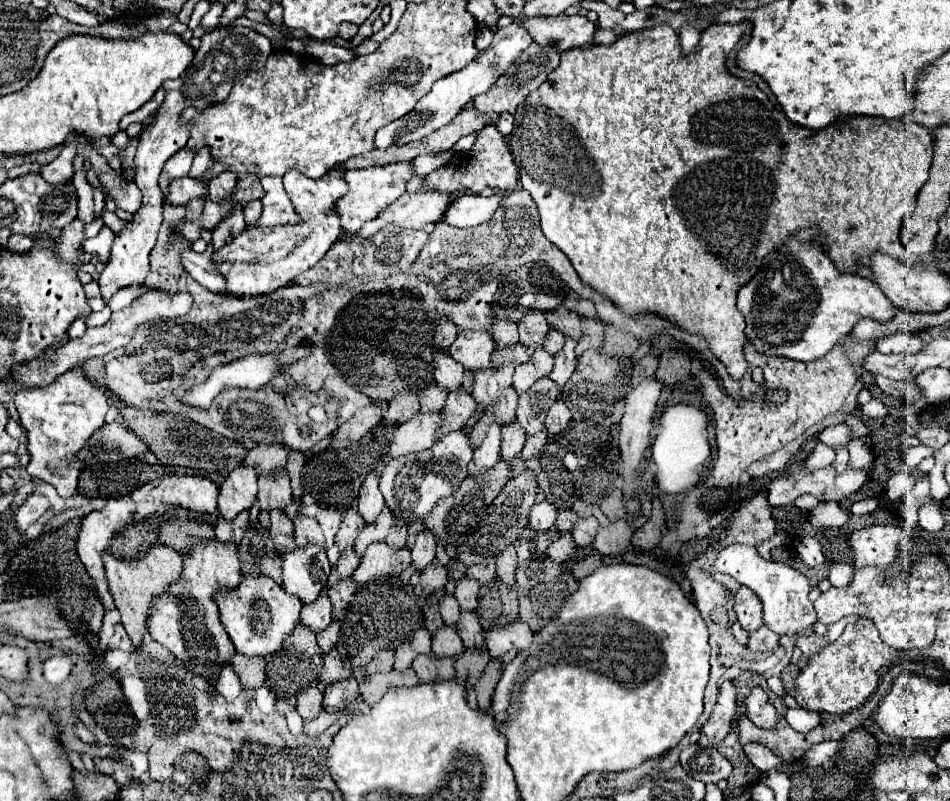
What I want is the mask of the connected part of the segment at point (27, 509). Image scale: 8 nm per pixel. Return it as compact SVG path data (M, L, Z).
M32 494L26 500L26 504L22 508L18 508L18 514L16 514L16 526L18 526L20 534L24 534L26 528L30 524L34 524L46 510L48 510L48 500L44 500L44 496Z

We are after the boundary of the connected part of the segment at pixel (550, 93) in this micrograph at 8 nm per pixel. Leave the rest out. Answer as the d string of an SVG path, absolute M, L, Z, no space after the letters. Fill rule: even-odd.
M748 22L712 24L704 30L698 46L688 54L688 58L680 54L678 34L668 24L656 24L646 30L628 32L612 44L566 50L560 54L560 66L548 76L548 80L538 90L534 90L526 98L524 108L520 104L520 108L514 114L514 130L510 134L510 150L520 172L520 184L538 206L542 232L556 248L560 248L568 256L580 280L594 292L602 294L612 304L616 304L626 316L654 314L676 324L684 332L704 336L714 356L726 366L728 374L734 380L742 380L748 372L748 362L744 360L742 352L746 344L746 322L736 308L738 290L744 284L748 284L748 280L752 280L756 268L760 268L760 260L768 252L784 246L788 238L798 230L818 228L818 242L822 244L824 252L828 252L836 268L840 268L840 272L844 274L856 274L860 260L862 266L870 266L870 256L874 252L884 252L904 264L928 264L934 258L932 254L912 256L900 242L902 218L914 210L918 190L928 180L928 170L934 154L934 142L930 132L918 124L868 116L856 116L852 120L836 122L824 130L800 128L798 124L790 122L782 110L770 104L768 96L756 86L756 82L734 78L726 72L726 52L734 48L734 44L748 28Z

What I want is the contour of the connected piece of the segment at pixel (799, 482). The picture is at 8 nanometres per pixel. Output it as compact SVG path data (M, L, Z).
M832 466L820 468L816 472L796 472L792 476L776 478L768 488L768 504L784 506L792 504L802 494L812 494L820 502L842 502L868 480L864 470L852 470L838 474Z

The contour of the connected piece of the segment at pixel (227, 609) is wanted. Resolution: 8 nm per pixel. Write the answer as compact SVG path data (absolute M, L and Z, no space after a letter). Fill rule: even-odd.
M244 576L240 586L228 594L216 598L220 606L222 624L236 648L236 652L252 658L252 656L274 656L280 652L284 640L292 634L300 620L300 600L284 592L276 582L266 576Z

